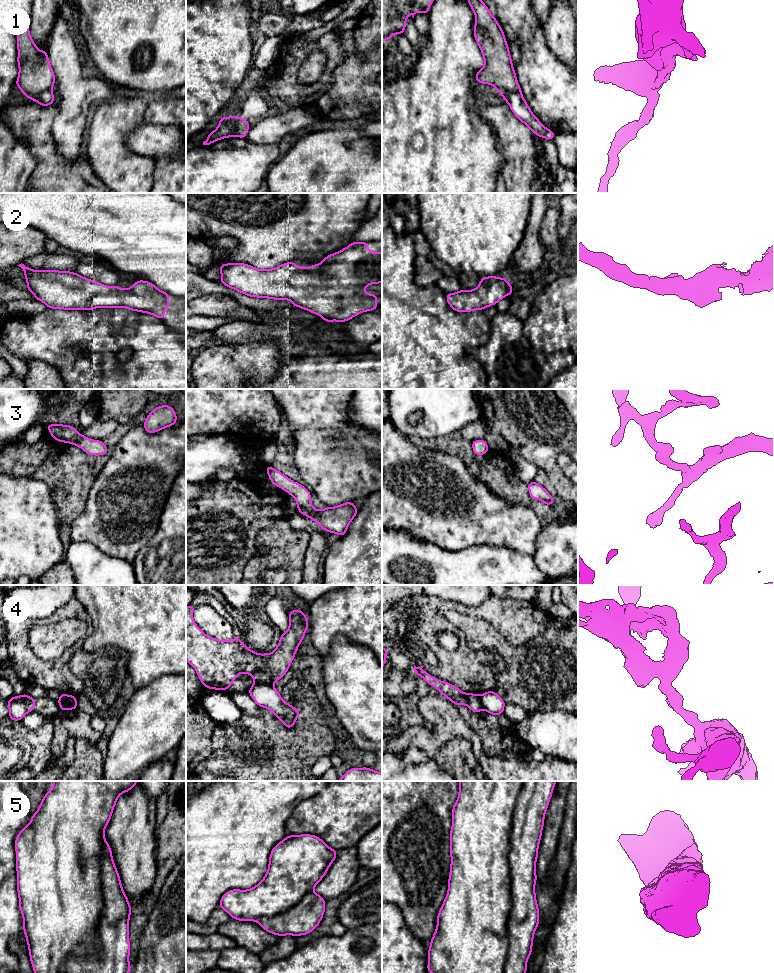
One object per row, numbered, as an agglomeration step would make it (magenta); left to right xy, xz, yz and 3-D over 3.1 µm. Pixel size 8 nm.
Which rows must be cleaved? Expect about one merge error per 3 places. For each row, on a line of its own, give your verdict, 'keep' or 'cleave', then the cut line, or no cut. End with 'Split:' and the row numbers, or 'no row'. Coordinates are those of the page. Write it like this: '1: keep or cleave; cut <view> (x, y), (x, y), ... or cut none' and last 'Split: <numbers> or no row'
1: cleave; cut xz (236, 116), (236, 130), (233, 135)
2: keep; cut none
3: keep; cut none
4: cleave; cut xz (254, 682), (272, 684)
5: cleave; cut yz (525, 781), (512, 819), (508, 855), (510, 914), (502, 972)
Split: 1, 4, 5

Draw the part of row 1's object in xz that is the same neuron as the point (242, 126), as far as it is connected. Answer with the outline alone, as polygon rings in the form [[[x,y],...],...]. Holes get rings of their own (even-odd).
[[[236,116],[236,131],[235,135],[239,138],[246,138],[247,132],[250,129],[250,125],[246,119]]]

